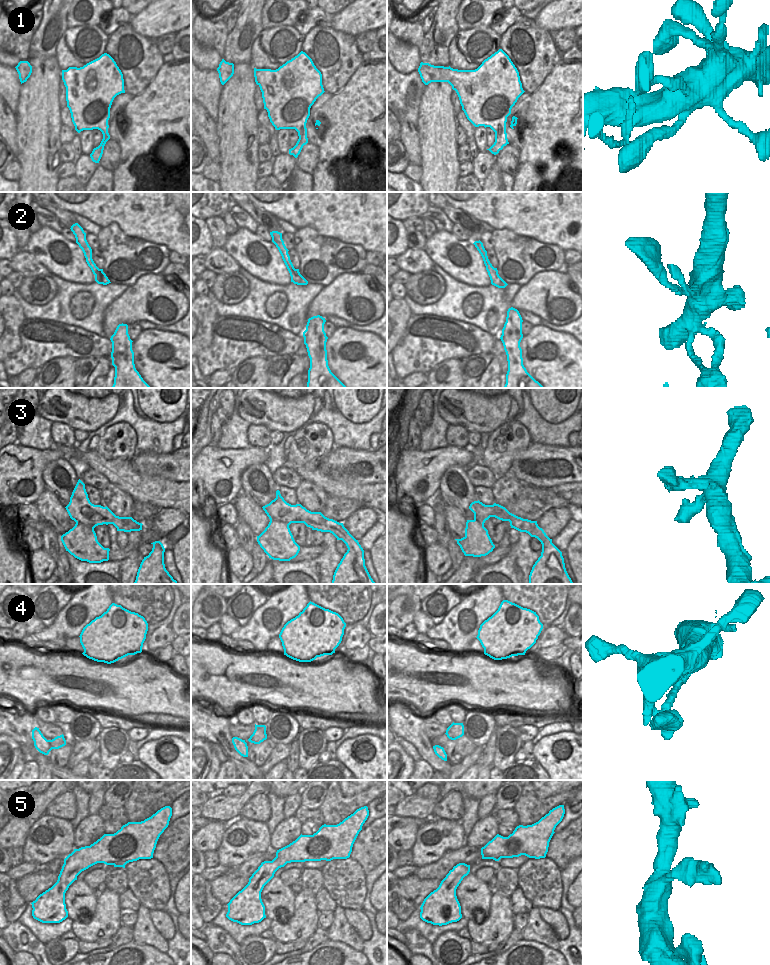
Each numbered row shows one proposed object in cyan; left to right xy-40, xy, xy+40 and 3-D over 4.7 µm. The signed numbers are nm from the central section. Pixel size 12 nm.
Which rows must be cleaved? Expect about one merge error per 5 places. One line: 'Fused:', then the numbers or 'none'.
Fused: none

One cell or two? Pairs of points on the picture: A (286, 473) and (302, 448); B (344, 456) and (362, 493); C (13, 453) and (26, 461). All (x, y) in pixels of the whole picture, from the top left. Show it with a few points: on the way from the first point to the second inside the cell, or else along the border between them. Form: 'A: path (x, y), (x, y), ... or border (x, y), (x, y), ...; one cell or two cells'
A: border (284, 465), (294, 471); two cells
B: border (335, 480), (349, 484), (376, 484); two cells
C: path (16, 455), (23, 460); one cell

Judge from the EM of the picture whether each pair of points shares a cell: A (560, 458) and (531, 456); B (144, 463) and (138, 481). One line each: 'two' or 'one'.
A: one
B: two

